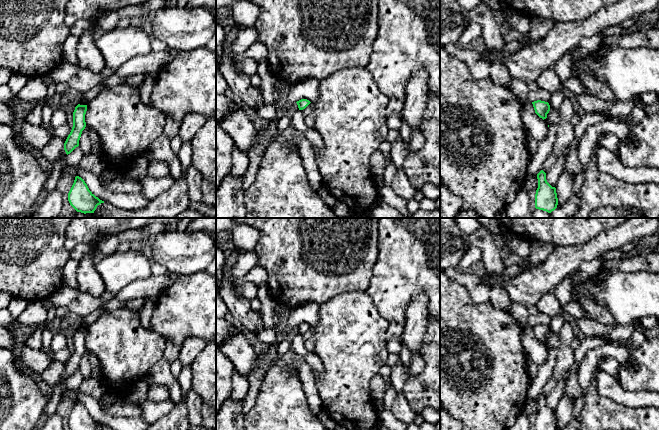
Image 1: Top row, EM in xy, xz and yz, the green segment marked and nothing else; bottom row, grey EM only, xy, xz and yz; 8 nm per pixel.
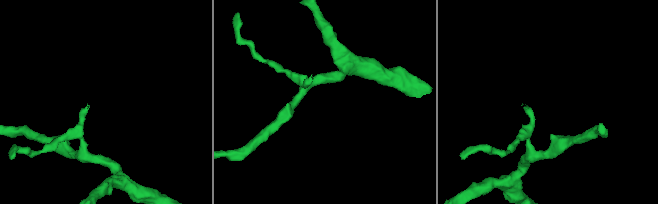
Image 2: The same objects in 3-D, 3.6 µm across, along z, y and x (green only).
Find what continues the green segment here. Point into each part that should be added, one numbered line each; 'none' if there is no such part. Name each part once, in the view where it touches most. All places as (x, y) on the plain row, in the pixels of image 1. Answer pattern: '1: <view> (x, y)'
none

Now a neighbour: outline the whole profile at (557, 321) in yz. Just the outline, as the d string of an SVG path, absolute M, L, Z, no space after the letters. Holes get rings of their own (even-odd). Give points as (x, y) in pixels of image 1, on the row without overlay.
M561 309L559 314L551 318L551 323L548 327L550 331L552 331L555 335L560 336L561 329L564 323L565 319L563 317L563 311Z

